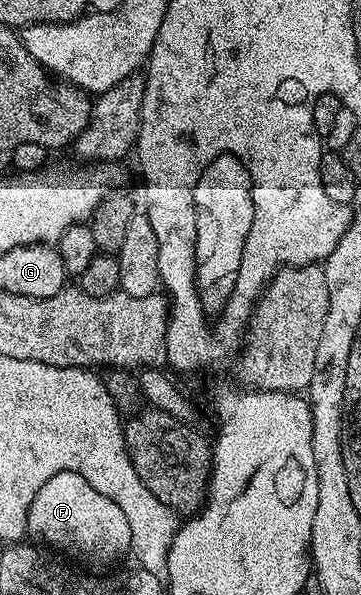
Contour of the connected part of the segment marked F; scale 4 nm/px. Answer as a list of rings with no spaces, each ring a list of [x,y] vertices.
[[[70,470],[51,476],[39,488],[35,500],[31,500],[27,530],[47,545],[93,566],[109,566],[131,550],[131,528],[127,516],[123,516],[123,508],[103,496],[103,492],[91,488],[81,474]]]

